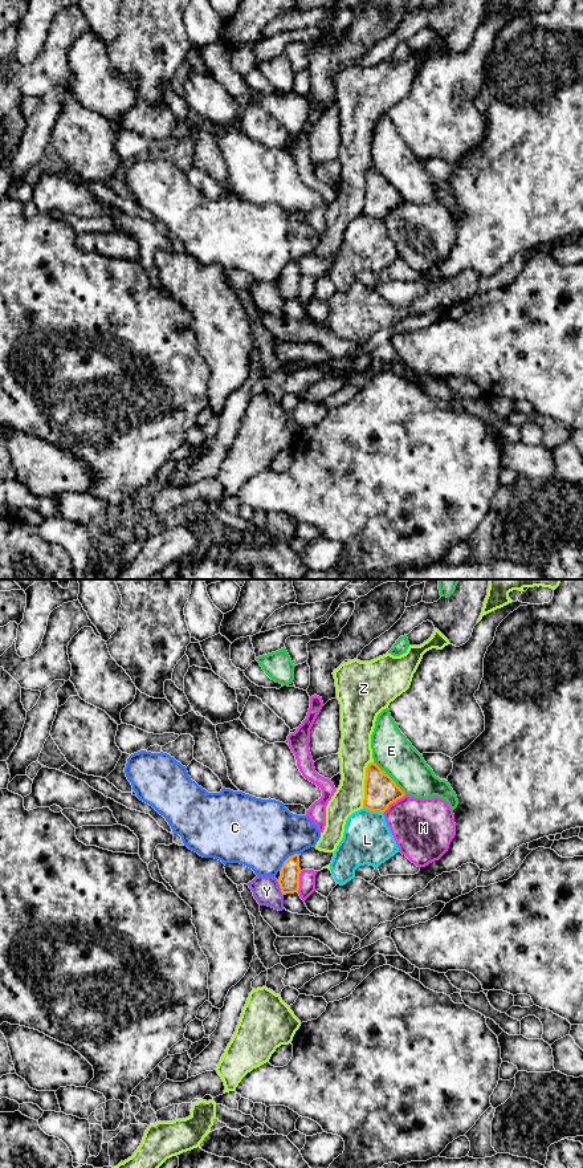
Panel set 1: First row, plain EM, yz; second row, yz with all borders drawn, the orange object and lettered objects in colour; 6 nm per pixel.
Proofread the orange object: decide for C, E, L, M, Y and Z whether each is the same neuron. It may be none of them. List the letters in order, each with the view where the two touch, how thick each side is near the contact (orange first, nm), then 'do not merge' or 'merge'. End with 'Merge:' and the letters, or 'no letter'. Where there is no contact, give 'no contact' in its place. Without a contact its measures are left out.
C: yz | 130/420 nm | do not merge
E: yz | 200/240 nm | do not merge
L: yz | 200/300 nm | do not merge
M: yz | 200/360 nm | do not merge
Y: yz | 130/170 nm | do not merge
Z: yz | 200/200 nm | do not merge
Merge: no letter

